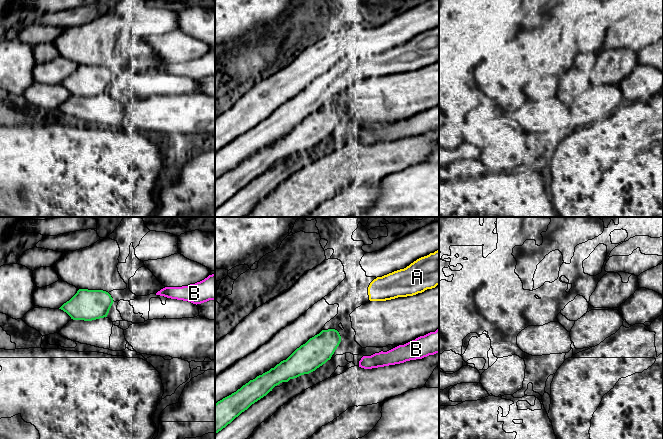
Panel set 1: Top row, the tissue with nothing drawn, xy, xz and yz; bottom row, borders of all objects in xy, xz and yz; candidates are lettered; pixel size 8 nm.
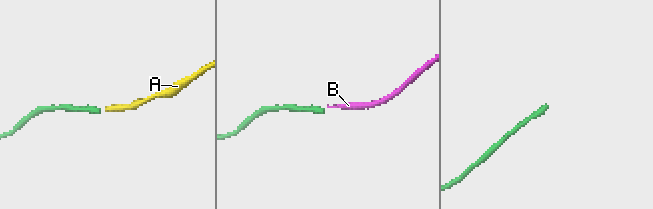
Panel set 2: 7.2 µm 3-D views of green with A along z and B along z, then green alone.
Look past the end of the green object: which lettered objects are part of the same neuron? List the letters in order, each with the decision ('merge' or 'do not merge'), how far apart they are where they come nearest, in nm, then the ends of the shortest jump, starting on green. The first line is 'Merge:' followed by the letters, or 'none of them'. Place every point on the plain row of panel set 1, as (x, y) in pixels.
Merge: none of them
A: do not merge; gap 360 nm; span xz (337, 107), (369, 75)
B: do not merge; gap 220 nm; span xz (338, 121), (359, 137)

